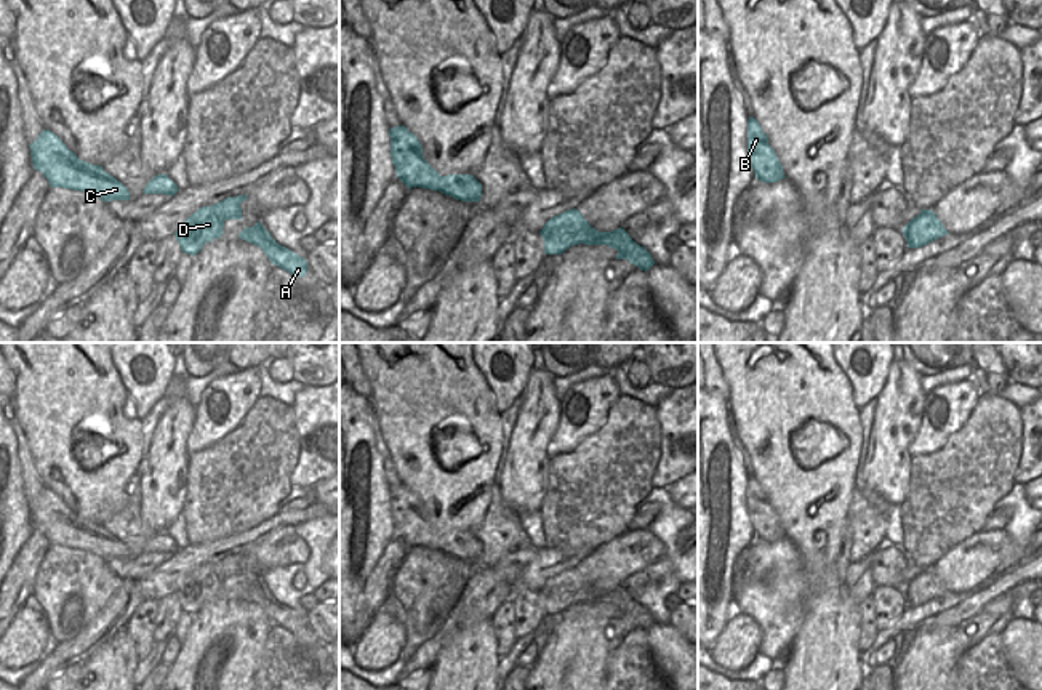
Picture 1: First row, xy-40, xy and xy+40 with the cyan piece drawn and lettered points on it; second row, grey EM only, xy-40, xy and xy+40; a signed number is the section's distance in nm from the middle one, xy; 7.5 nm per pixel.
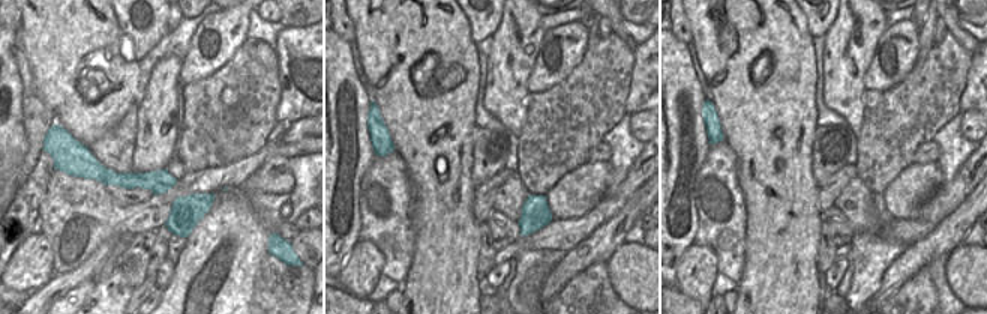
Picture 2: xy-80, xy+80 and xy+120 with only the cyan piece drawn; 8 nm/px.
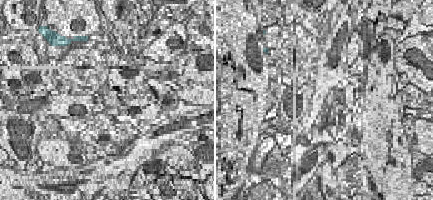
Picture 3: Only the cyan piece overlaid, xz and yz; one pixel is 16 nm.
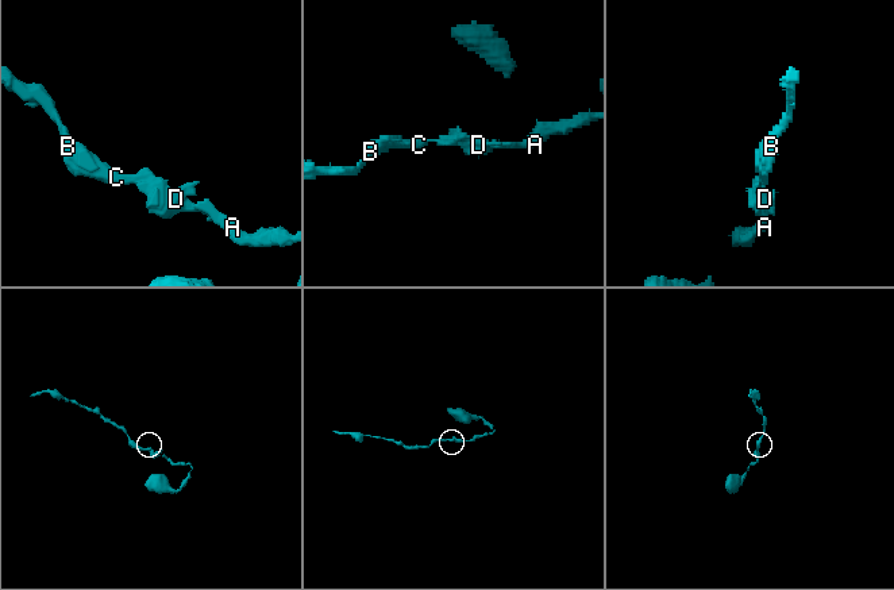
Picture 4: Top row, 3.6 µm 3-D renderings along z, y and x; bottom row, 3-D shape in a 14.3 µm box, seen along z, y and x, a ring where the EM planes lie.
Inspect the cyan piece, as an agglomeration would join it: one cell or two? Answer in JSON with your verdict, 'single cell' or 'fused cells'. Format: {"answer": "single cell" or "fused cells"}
{"answer": "single cell"}

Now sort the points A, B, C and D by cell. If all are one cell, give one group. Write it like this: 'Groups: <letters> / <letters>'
Groups: A B C D

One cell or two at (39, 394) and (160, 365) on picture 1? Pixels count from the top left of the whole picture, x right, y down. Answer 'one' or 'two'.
two

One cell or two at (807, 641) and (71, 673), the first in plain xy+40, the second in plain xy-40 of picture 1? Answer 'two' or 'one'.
two

